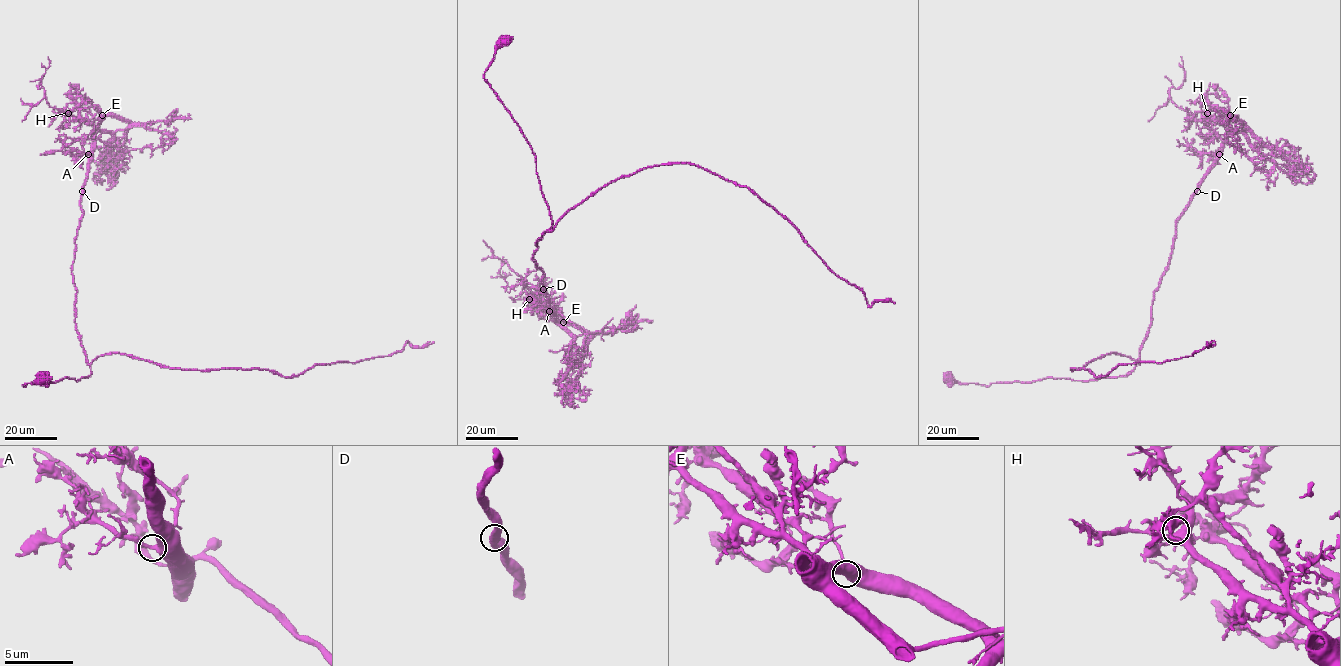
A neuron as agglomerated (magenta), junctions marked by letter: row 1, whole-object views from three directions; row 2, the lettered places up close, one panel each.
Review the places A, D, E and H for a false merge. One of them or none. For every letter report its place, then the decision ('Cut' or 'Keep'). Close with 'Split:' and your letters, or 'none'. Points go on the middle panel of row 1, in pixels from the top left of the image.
A: Place: (549, 311). Keep
D: Place: (543, 289). Keep
E: Place: (563, 322). Keep
H: Place: (529, 299). Keep
Split: none

